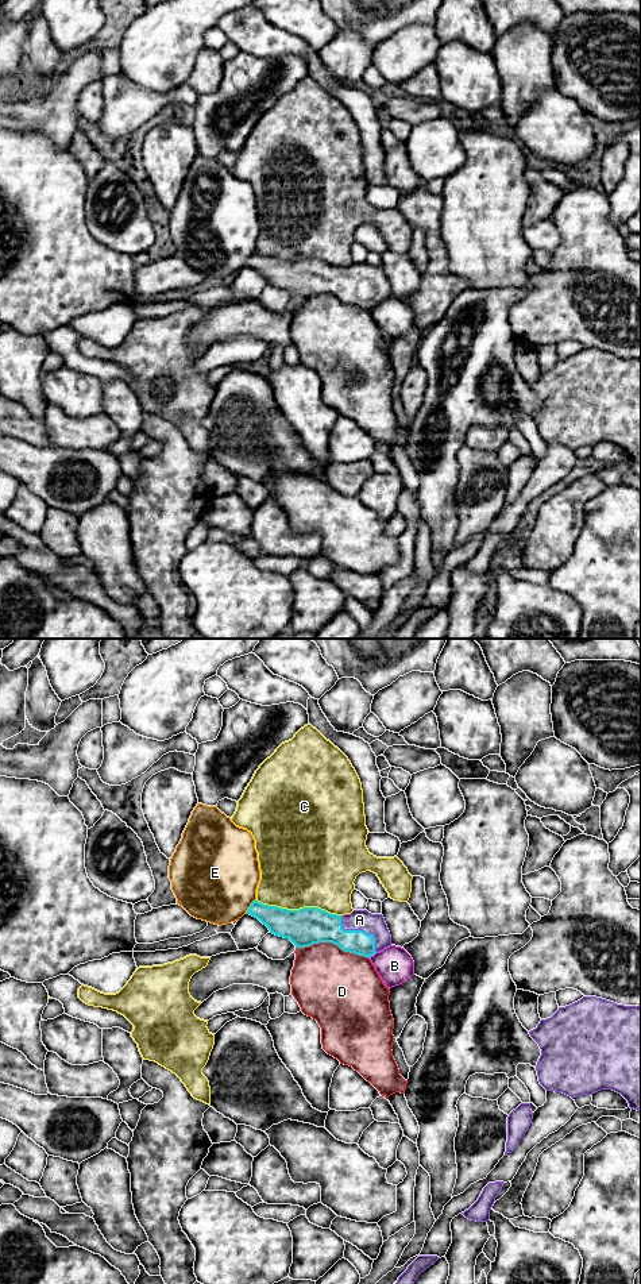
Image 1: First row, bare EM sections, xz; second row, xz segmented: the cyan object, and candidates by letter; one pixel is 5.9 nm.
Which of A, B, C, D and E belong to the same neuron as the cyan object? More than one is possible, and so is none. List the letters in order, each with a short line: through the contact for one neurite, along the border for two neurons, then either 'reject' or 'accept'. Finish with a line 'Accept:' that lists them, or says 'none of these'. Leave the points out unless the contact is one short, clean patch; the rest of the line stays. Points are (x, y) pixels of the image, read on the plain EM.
A: accept
B: reject
C: reject
D: xz (296, 299), (333, 295), (344, 303), (363, 307), (369, 311) | reject
E: reject
Accept: A

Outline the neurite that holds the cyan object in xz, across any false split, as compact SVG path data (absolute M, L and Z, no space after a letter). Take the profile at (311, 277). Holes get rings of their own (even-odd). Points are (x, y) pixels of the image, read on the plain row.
M258 254L247 266L258 270L270 285L289 290L296 300L332 294L341 302L371 309L391 297L391 288L382 266L354 262L351 266L331 266L318 259L287 262Z

